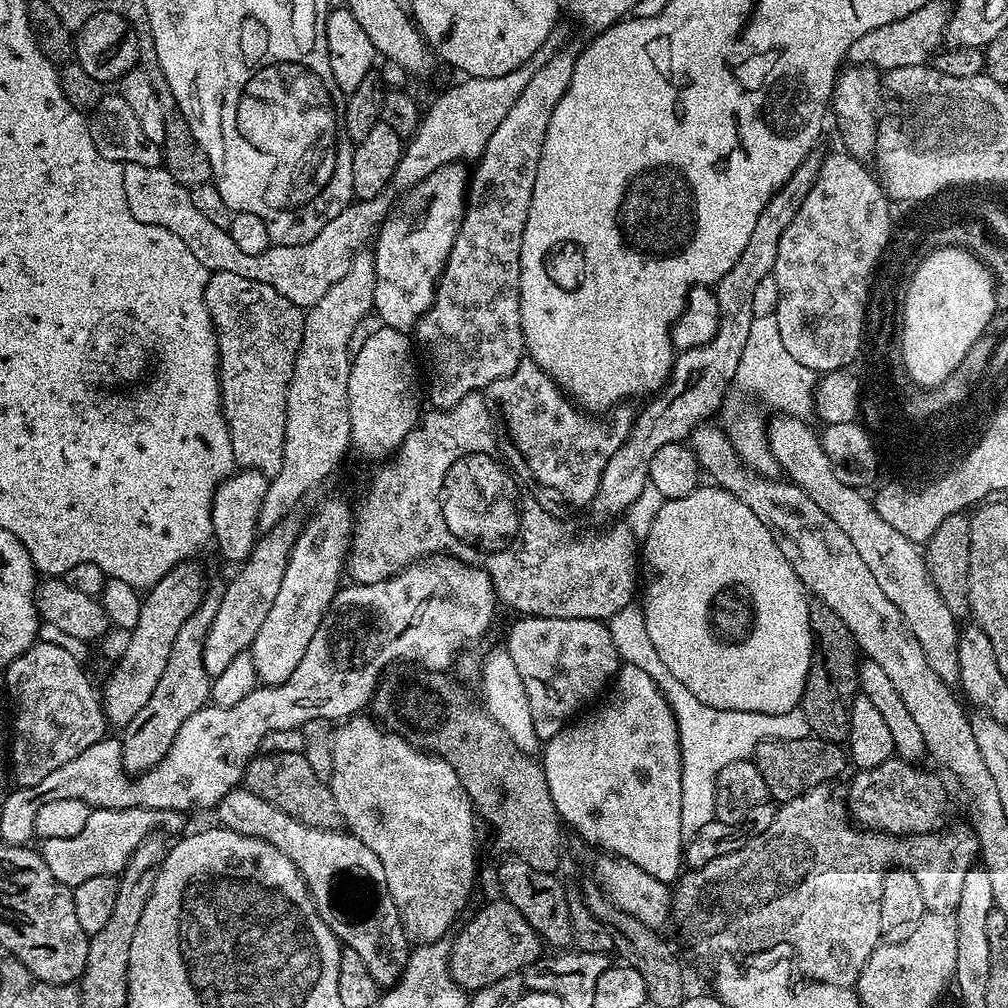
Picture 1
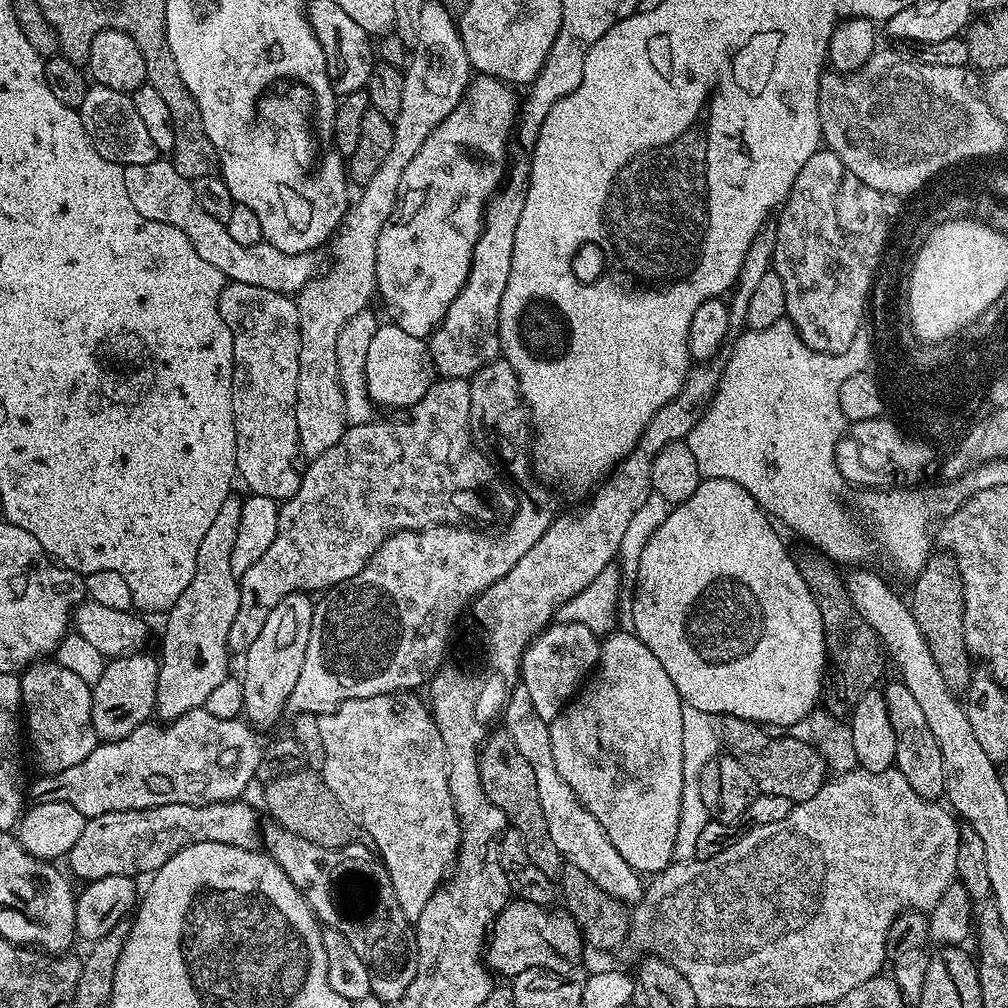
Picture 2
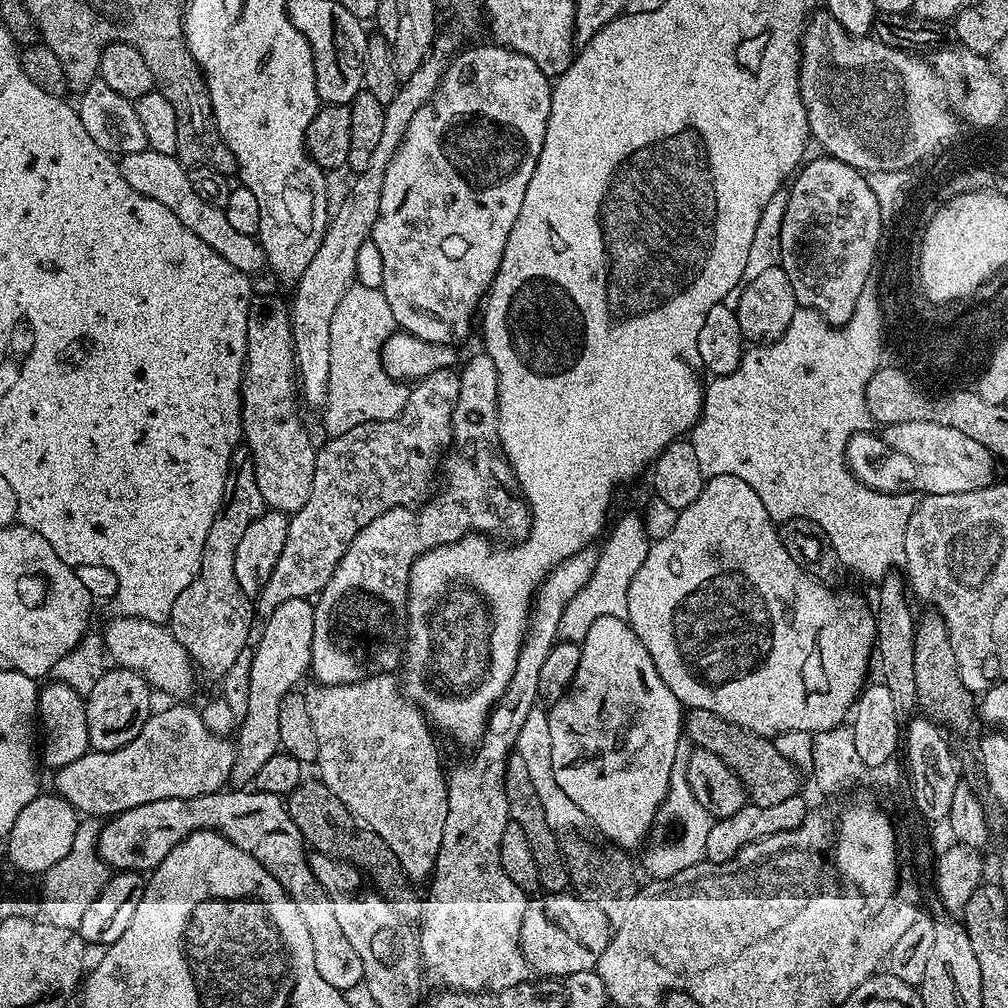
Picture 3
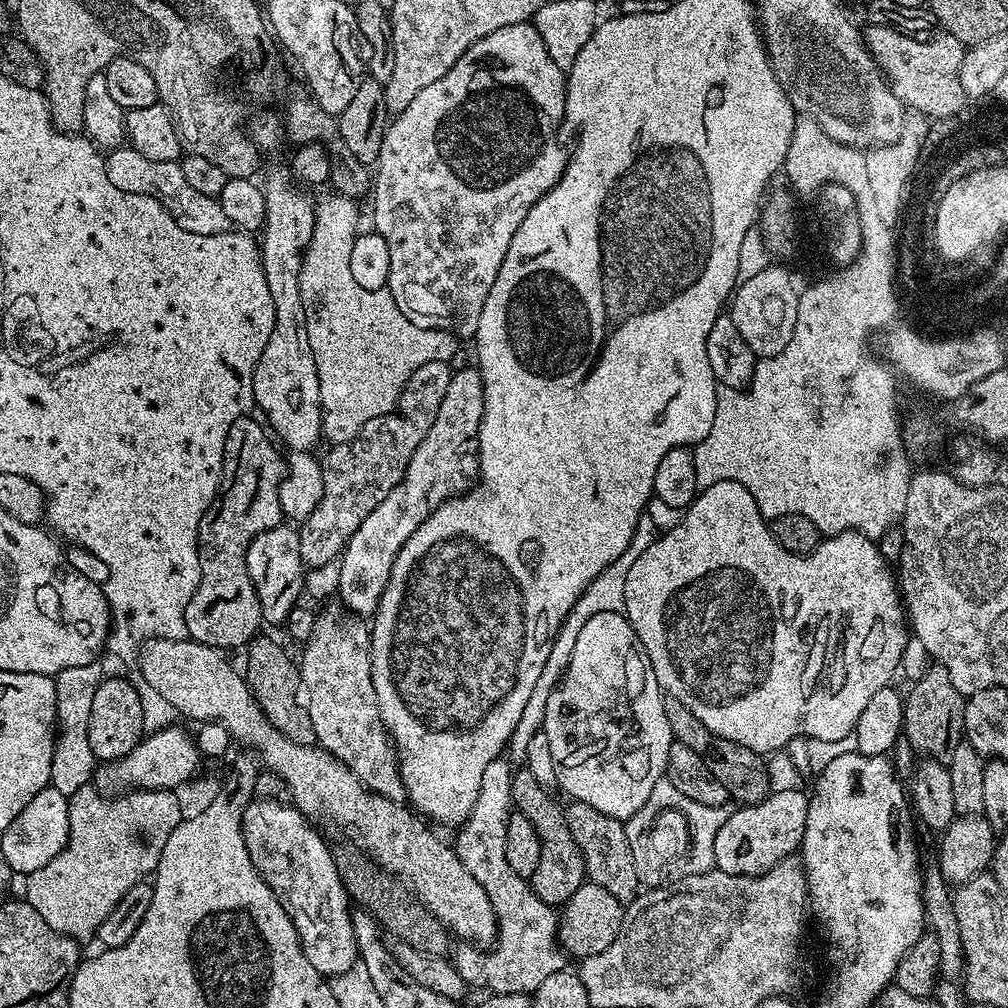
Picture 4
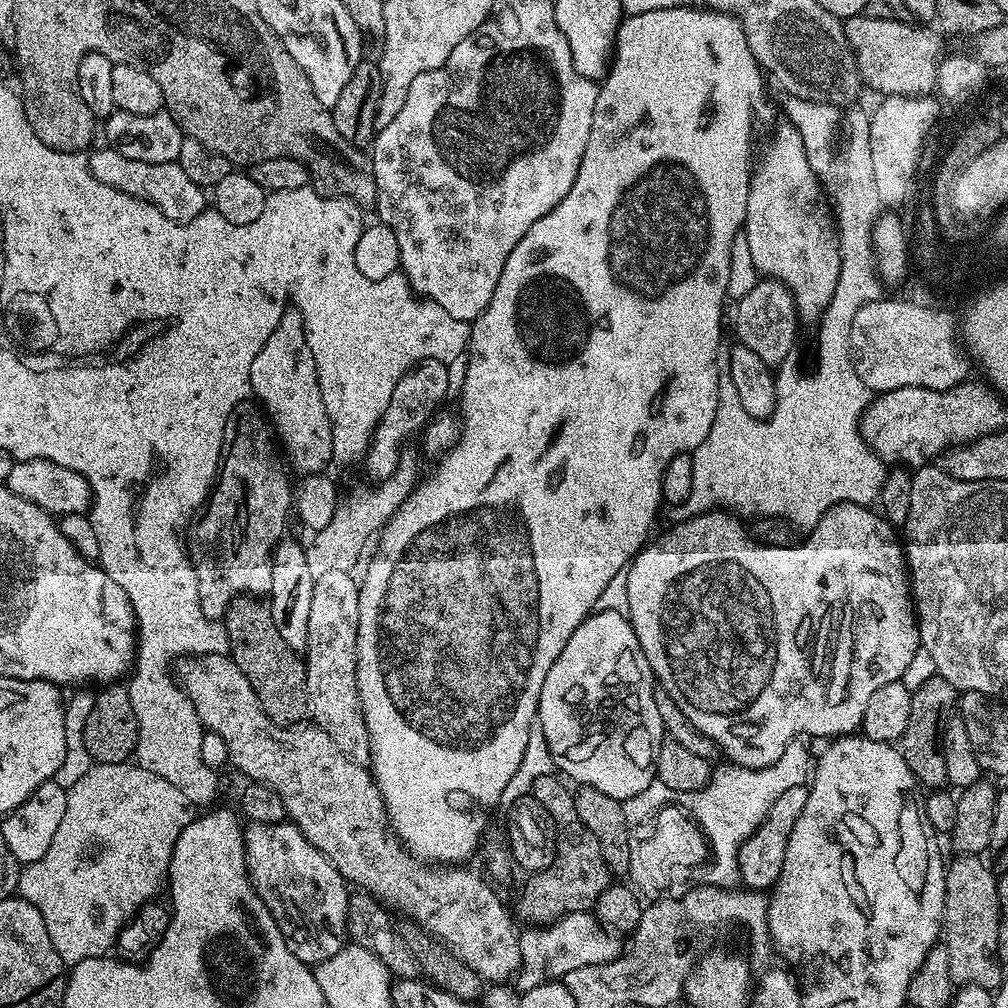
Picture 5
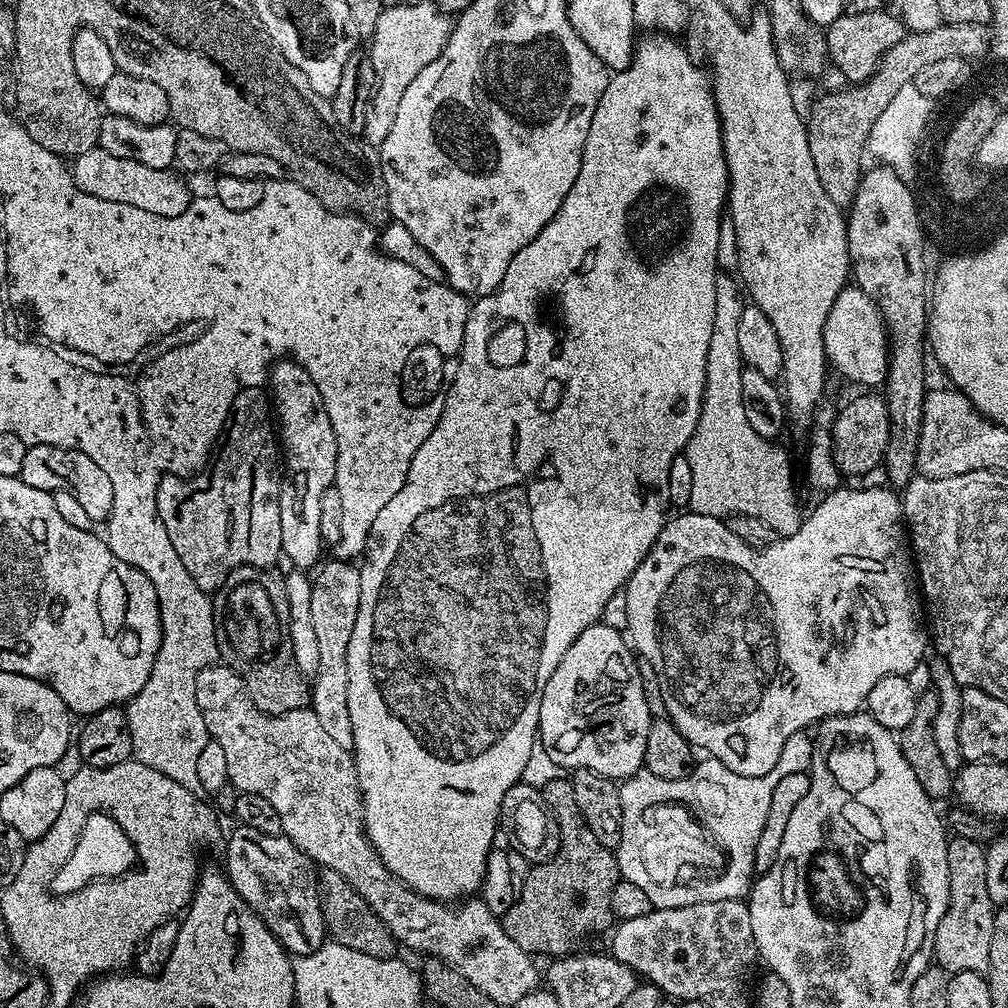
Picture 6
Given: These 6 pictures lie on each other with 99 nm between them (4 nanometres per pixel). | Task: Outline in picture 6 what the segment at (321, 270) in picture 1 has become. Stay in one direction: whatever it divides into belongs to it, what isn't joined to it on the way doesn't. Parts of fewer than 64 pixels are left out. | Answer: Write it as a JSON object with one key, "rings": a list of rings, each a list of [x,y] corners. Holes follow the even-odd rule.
{"rings":[[[99,146],[75,157],[71,161],[70,171],[74,182],[86,194],[94,194],[94,198],[106,198],[106,202],[126,202],[126,206],[138,206],[138,210],[146,210],[146,214],[158,214],[166,218],[181,216],[194,199],[193,193],[188,193],[188,184],[184,181],[187,179],[179,171],[172,168],[154,170],[154,166],[142,166],[142,162],[130,162],[130,158],[118,158]]]}

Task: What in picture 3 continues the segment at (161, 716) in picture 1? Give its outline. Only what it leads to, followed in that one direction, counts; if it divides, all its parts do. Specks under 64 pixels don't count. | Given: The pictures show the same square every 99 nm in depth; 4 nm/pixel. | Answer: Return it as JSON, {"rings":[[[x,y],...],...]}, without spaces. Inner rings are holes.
{"rings":[[[237,447],[236,453],[232,455],[232,465],[228,468],[224,502],[210,526],[210,534],[202,550],[200,569],[194,582],[190,582],[190,586],[186,586],[186,590],[182,590],[174,602],[170,621],[174,638],[186,646],[193,665],[197,669],[205,668],[212,676],[226,675],[239,662],[248,644],[254,608],[235,577],[234,556],[246,526],[250,526],[250,522],[257,520],[264,511],[266,505],[254,478],[252,457],[247,447]]]}

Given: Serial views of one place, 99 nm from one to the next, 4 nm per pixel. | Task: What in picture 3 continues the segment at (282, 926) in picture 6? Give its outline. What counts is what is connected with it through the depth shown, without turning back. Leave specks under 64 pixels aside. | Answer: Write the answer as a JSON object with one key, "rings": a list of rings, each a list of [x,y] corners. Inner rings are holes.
{"rings":[[[221,790],[195,796],[189,800],[182,798],[162,798],[158,802],[146,802],[142,806],[134,806],[125,812],[119,812],[111,817],[100,829],[98,855],[109,869],[122,872],[151,873],[178,846],[178,842],[185,840],[192,832],[221,832],[238,850],[246,850],[250,858],[254,858],[263,866],[274,879],[286,890],[286,894],[296,901],[298,910],[302,910],[302,919],[310,930],[310,938],[314,942],[314,963],[318,965],[318,974],[330,986],[334,986],[340,992],[346,993],[352,987],[364,983],[364,971],[362,970],[362,958],[350,946],[346,934],[342,931],[342,925],[338,923],[334,914],[334,906],[324,896],[320,884],[314,878],[314,874],[308,865],[309,853],[298,826],[294,826],[294,818],[290,818],[287,803],[281,797],[272,793],[262,793],[255,790],[236,790],[240,792],[228,792]]]}

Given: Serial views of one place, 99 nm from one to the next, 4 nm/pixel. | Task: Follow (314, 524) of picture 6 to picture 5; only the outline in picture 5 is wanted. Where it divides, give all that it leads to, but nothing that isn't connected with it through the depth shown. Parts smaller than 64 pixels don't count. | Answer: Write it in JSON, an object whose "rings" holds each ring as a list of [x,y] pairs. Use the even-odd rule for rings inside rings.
{"rings":[[[285,307],[278,326],[274,326],[270,338],[266,338],[266,346],[258,350],[258,358],[250,365],[249,382],[253,397],[262,405],[282,445],[287,463],[291,467],[293,464],[301,477],[323,473],[327,469],[324,467],[334,460],[332,423],[326,414],[326,402],[322,402],[314,354],[308,345],[308,329],[304,327],[304,316],[299,308]]]}

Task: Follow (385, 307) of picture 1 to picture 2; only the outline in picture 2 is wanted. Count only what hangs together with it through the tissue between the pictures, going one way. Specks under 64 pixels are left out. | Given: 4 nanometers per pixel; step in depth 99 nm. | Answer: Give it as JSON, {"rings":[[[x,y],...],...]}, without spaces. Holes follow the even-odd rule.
{"rings":[[[477,75],[460,104],[422,142],[422,150],[414,154],[410,166],[402,173],[396,205],[390,218],[386,218],[386,226],[382,226],[382,234],[378,234],[376,290],[392,315],[391,323],[406,330],[406,334],[431,336],[466,282],[472,251],[484,227],[484,205],[506,176],[508,139],[513,139],[518,119],[516,92],[513,85],[494,76]]]}

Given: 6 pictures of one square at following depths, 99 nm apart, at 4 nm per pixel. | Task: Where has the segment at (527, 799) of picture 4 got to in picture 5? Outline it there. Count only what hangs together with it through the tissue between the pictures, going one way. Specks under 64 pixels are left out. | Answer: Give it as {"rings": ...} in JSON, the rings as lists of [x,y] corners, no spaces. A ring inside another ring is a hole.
{"rings":[[[556,774],[538,778],[530,793],[539,804],[546,806],[556,824],[556,847],[546,870],[531,873],[520,892],[520,916],[528,926],[543,926],[544,918],[559,920],[568,912],[589,911],[610,883],[610,869],[602,858],[599,840],[578,818],[573,789],[563,779],[556,784],[558,779],[560,776]]]}

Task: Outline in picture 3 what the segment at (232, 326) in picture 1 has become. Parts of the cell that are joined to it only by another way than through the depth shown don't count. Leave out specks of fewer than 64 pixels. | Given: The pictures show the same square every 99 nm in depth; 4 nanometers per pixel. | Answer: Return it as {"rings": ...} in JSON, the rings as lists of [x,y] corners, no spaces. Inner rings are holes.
{"rings":[[[272,296],[251,301],[244,362],[244,377],[240,383],[242,440],[252,457],[254,478],[265,505],[273,512],[291,514],[302,510],[302,506],[306,506],[306,498],[310,498],[317,445],[312,444],[296,413],[296,352],[292,348],[290,308],[285,301],[283,304]]]}

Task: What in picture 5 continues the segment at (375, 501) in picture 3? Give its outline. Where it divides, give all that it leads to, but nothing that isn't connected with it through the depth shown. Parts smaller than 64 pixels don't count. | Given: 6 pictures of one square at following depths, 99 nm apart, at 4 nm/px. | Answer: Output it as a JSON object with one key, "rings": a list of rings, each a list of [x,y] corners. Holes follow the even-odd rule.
{"rings":[[[441,360],[439,364],[421,364],[420,368],[412,365],[416,372],[408,369],[408,373],[398,382],[394,394],[390,398],[390,406],[382,414],[378,426],[372,435],[372,441],[368,444],[368,451],[362,457],[364,472],[372,479],[372,482],[383,482],[396,473],[396,469],[402,463],[400,457],[400,447],[419,433],[427,425],[428,421],[436,415],[440,404],[444,400],[444,395],[448,392],[448,368],[449,365]]]}

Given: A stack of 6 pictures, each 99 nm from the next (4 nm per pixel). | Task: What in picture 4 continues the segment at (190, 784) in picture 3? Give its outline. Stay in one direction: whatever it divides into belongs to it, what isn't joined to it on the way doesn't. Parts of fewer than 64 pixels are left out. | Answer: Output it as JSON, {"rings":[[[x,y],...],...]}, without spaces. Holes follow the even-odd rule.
{"rings":[[[178,726],[149,731],[141,740],[138,746],[134,746],[134,750],[130,750],[130,754],[126,754],[121,760],[110,760],[101,763],[95,770],[94,787],[103,794],[119,794],[125,793],[131,789],[179,789],[179,784],[184,784],[196,771],[200,768],[202,757],[199,749],[196,748],[195,739],[191,735],[188,736]]]}

